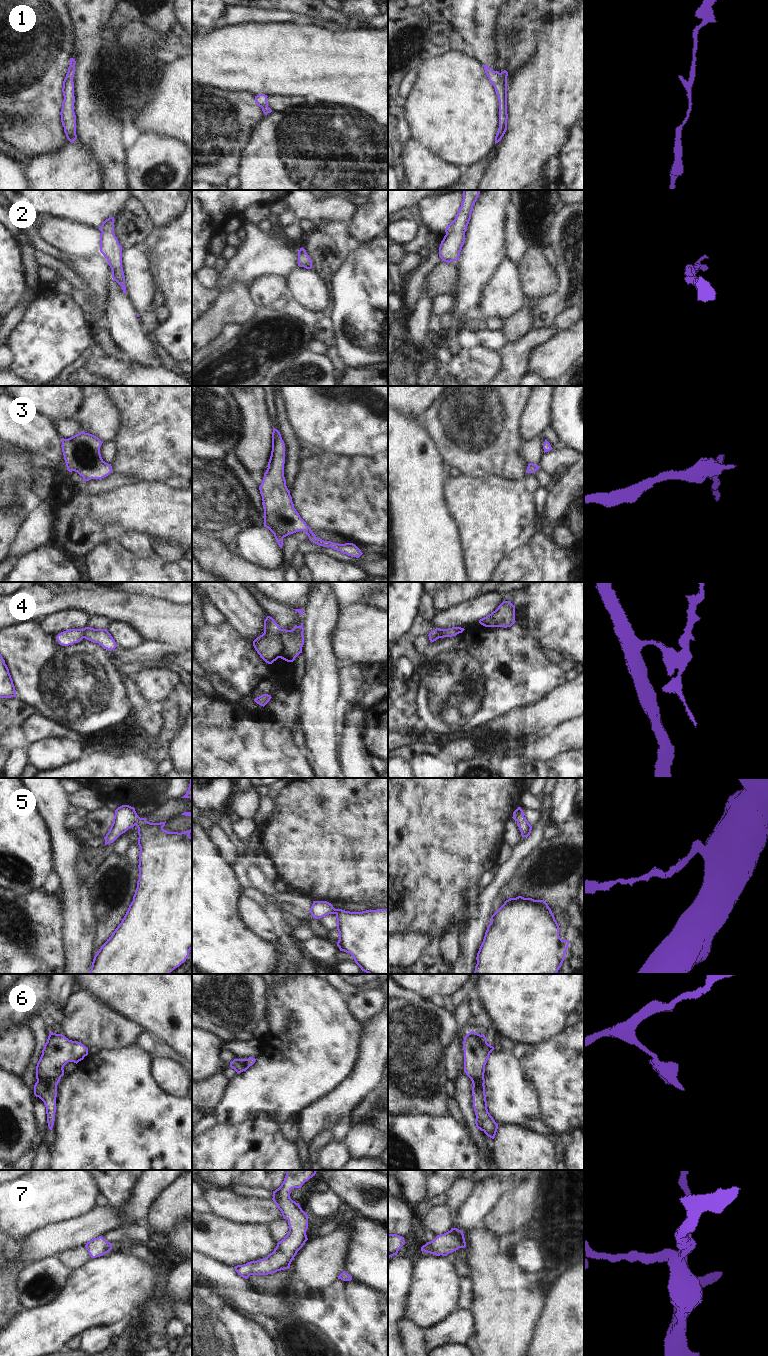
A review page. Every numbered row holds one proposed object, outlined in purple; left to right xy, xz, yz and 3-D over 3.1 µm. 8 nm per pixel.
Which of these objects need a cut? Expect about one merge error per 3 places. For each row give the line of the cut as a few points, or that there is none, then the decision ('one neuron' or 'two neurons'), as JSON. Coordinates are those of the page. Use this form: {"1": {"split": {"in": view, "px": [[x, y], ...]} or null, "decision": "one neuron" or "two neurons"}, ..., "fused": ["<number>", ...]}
{"1": {"split": null, "decision": "one neuron"}, "2": {"split": null, "decision": "one neuron"}, "3": {"split": null, "decision": "one neuron"}, "4": {"split": {"in": "xz", "px": [[281, 629], [279, 639], [282, 651], [279, 657]]}, "decision": "two neurons"}, "5": {"split": null, "decision": "one neuron"}, "6": {"split": null, "decision": "one neuron"}, "7": {"split": null, "decision": "one neuron"}, "fused": ["4"]}

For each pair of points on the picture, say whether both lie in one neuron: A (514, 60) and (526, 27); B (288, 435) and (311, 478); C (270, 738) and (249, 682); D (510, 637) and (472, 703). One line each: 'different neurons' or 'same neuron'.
A: same neuron
B: different neurons
C: different neurons
D: same neuron

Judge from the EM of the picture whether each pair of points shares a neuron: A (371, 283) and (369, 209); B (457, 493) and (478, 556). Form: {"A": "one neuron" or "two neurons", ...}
{"A": "two neurons", "B": "one neuron"}

